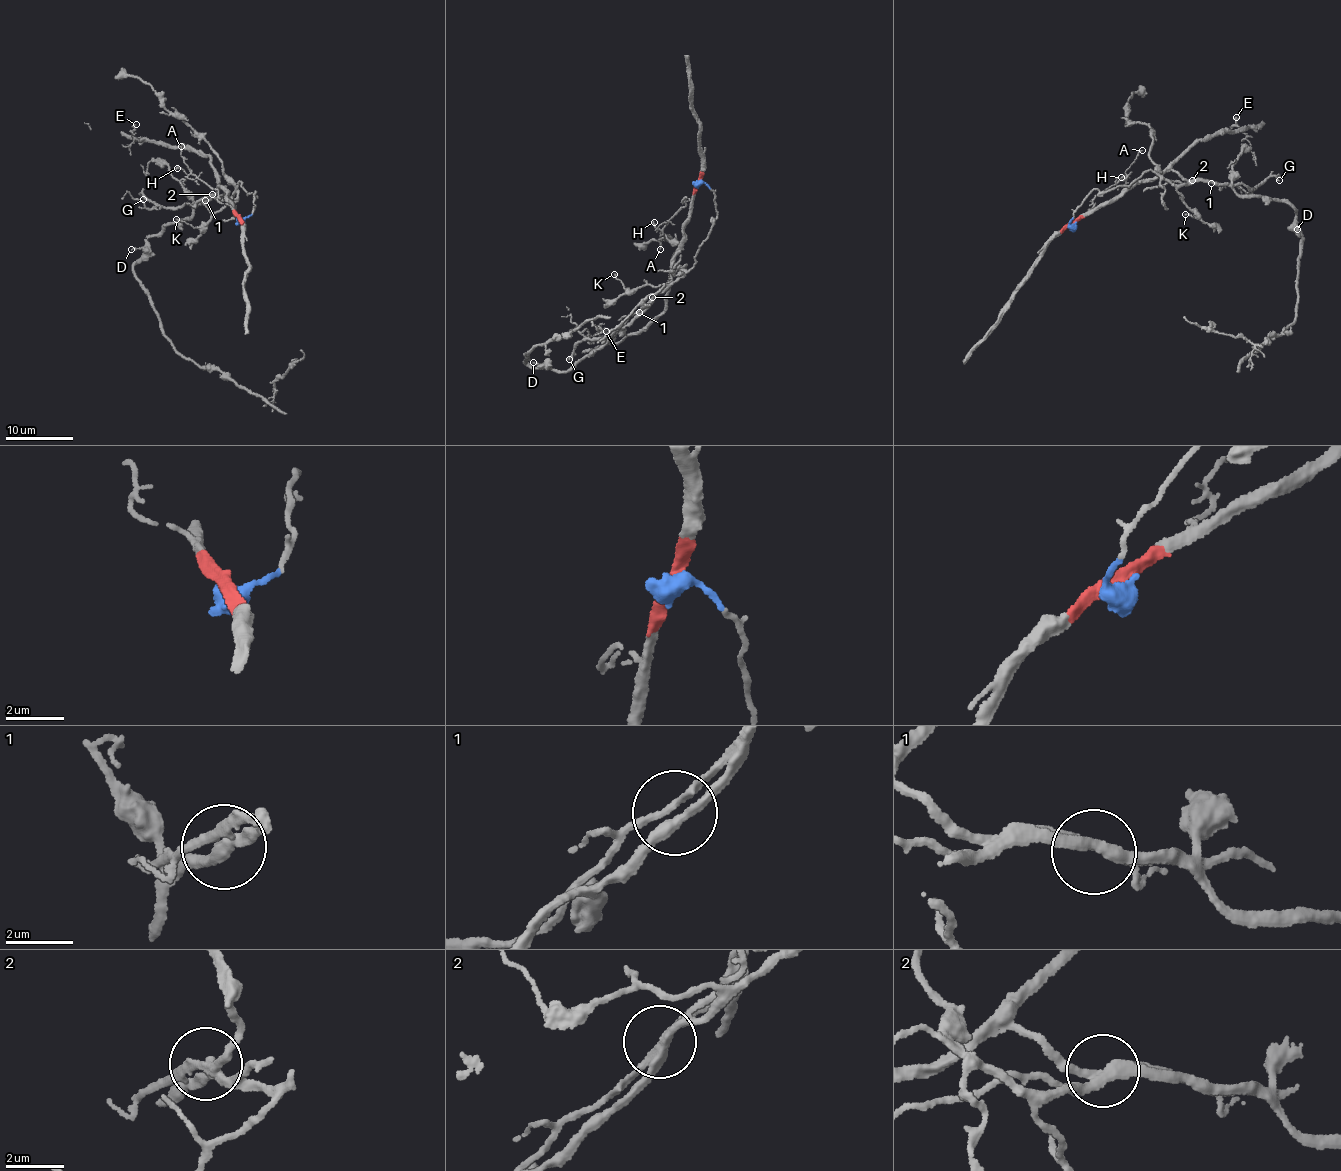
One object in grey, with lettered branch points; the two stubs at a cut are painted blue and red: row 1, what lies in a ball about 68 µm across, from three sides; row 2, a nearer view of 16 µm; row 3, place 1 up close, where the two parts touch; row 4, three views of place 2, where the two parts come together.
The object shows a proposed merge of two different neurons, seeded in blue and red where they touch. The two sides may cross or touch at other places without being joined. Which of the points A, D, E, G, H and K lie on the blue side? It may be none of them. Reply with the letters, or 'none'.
D, K

